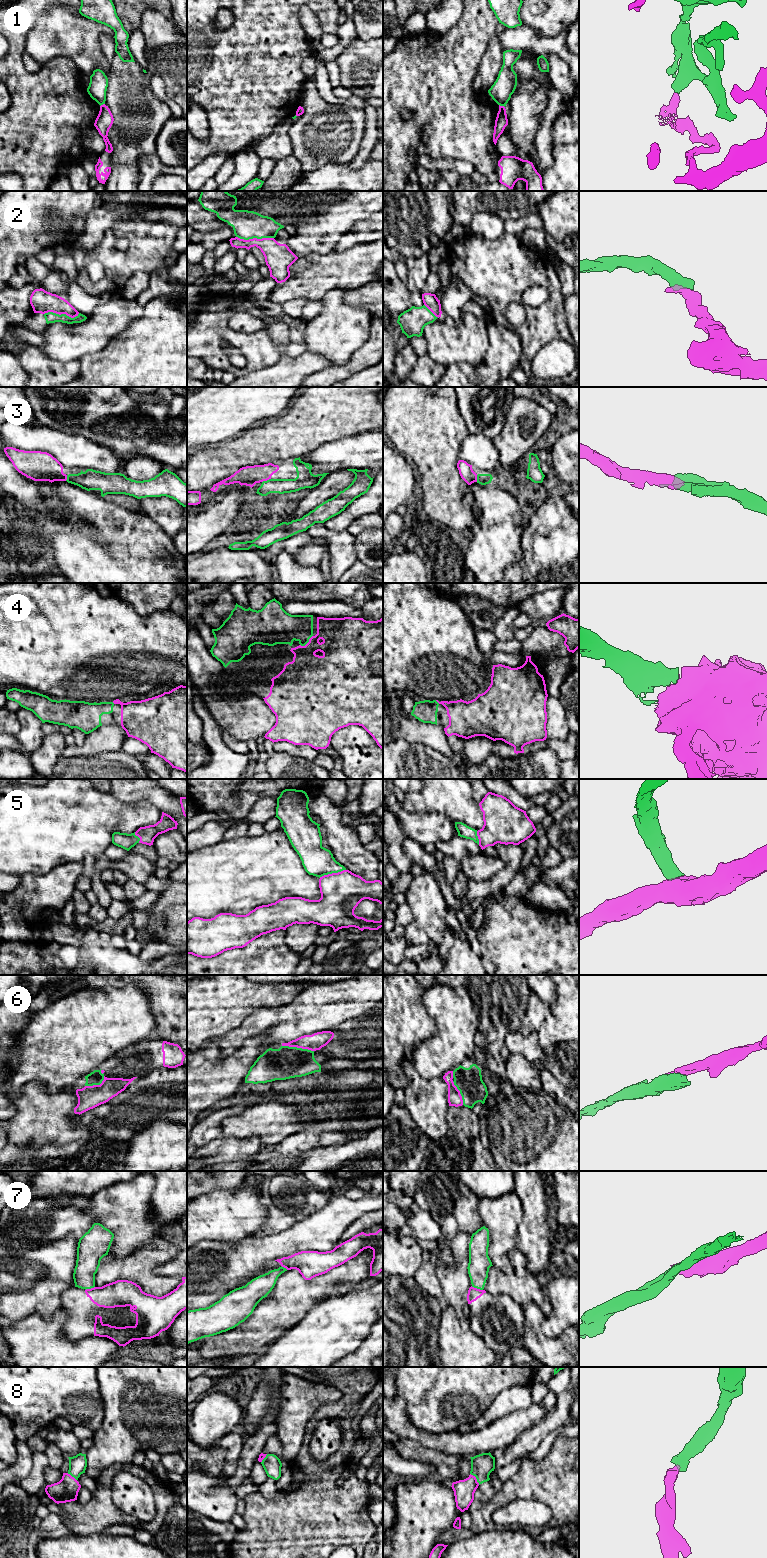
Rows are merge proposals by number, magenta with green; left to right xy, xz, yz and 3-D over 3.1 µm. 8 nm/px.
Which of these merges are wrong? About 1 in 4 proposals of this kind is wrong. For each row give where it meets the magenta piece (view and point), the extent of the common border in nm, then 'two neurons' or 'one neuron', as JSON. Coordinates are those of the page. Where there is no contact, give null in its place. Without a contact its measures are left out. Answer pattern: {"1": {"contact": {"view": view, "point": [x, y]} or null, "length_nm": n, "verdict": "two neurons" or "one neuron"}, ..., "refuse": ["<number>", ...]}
{"1": {"contact": {"view": "yz", "point": [502, 106]}, "length_nm": 50, "verdict": "two neurons"}, "2": {"contact": {"view": "xz", "point": [255, 238]}, "length_nm": 300, "verdict": "one neuron"}, "3": {"contact": {"view": "xz", "point": [266, 480]}, "length_nm": 80, "verdict": "one neuron"}, "4": {"contact": {"view": "xz", "point": [308, 642]}, "length_nm": 130, "verdict": "one neuron"}, "5": {"contact": {"view": "xz", "point": [332, 873]}, "length_nm": 220, "verdict": "one neuron"}, "6": {"contact": {"view": "xz", "point": [298, 1047]}, "length_nm": 260, "verdict": "one neuron"}, "7": {"contact": {"view": "yz", "point": [477, 1289]}, "length_nm": 100, "verdict": "two neurons"}, "8": {"contact": {"view": "yz", "point": [475, 1478]}, "length_nm": 120, "verdict": "one neuron"}, "refuse": ["1", "7"]}

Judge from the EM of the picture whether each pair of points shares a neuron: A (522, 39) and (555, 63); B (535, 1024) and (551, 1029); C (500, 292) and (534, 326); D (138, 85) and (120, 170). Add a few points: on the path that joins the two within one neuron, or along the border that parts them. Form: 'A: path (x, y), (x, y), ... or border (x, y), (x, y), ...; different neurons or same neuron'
A: border (546, 54), (556, 53), (568, 64); different neurons
B: border (548, 1006), (545, 1019), (537, 1031); different neurons
C: path (500, 307), (500, 317), (509, 326), (519, 329); same neuron
D: path (134, 106), (134, 132), (128, 149); same neuron

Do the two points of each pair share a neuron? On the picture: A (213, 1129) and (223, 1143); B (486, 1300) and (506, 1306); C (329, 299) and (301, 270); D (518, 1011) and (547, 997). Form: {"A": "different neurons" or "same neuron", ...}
{"A": "different neurons", "B": "same neuron", "C": "different neurons", "D": "different neurons"}

